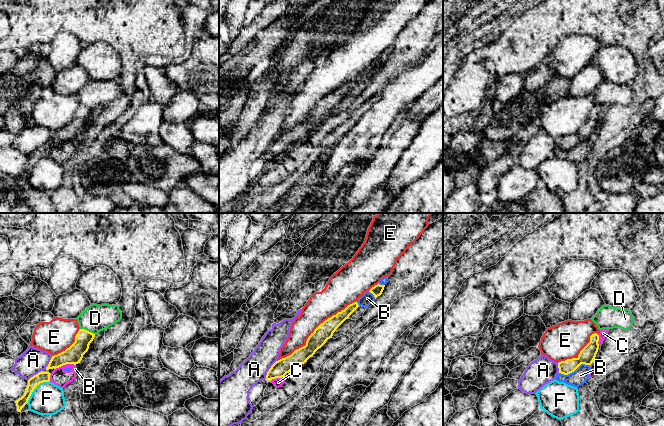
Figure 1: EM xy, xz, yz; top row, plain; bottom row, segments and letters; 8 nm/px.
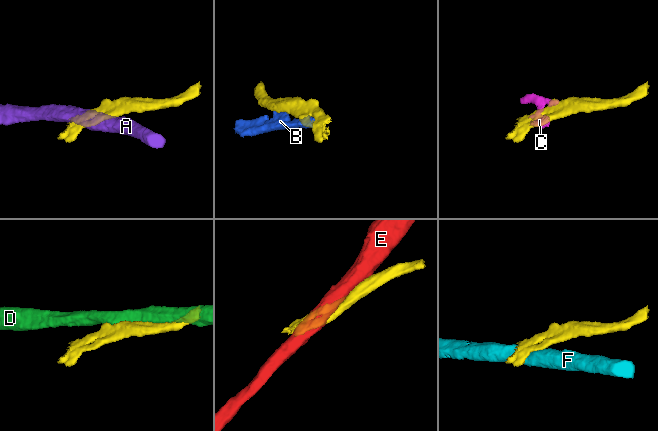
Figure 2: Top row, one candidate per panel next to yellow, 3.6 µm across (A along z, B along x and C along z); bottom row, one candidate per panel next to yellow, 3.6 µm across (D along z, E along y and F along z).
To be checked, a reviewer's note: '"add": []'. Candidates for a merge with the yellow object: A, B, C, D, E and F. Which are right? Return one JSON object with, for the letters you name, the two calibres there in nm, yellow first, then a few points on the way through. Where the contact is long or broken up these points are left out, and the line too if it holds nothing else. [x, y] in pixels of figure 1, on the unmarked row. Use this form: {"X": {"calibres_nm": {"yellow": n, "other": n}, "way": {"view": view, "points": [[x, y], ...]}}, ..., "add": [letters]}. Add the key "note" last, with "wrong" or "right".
{"add": [], "note": "right"}

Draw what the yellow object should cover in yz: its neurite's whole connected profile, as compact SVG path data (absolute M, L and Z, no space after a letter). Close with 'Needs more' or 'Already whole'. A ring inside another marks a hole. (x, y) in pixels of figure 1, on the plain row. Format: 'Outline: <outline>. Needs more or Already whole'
Outline: M599 111L590 112L590 118L580 127L577 134L567 135L558 139L559 149L568 151L574 148L581 140L591 141L599 125Z. Already whole

